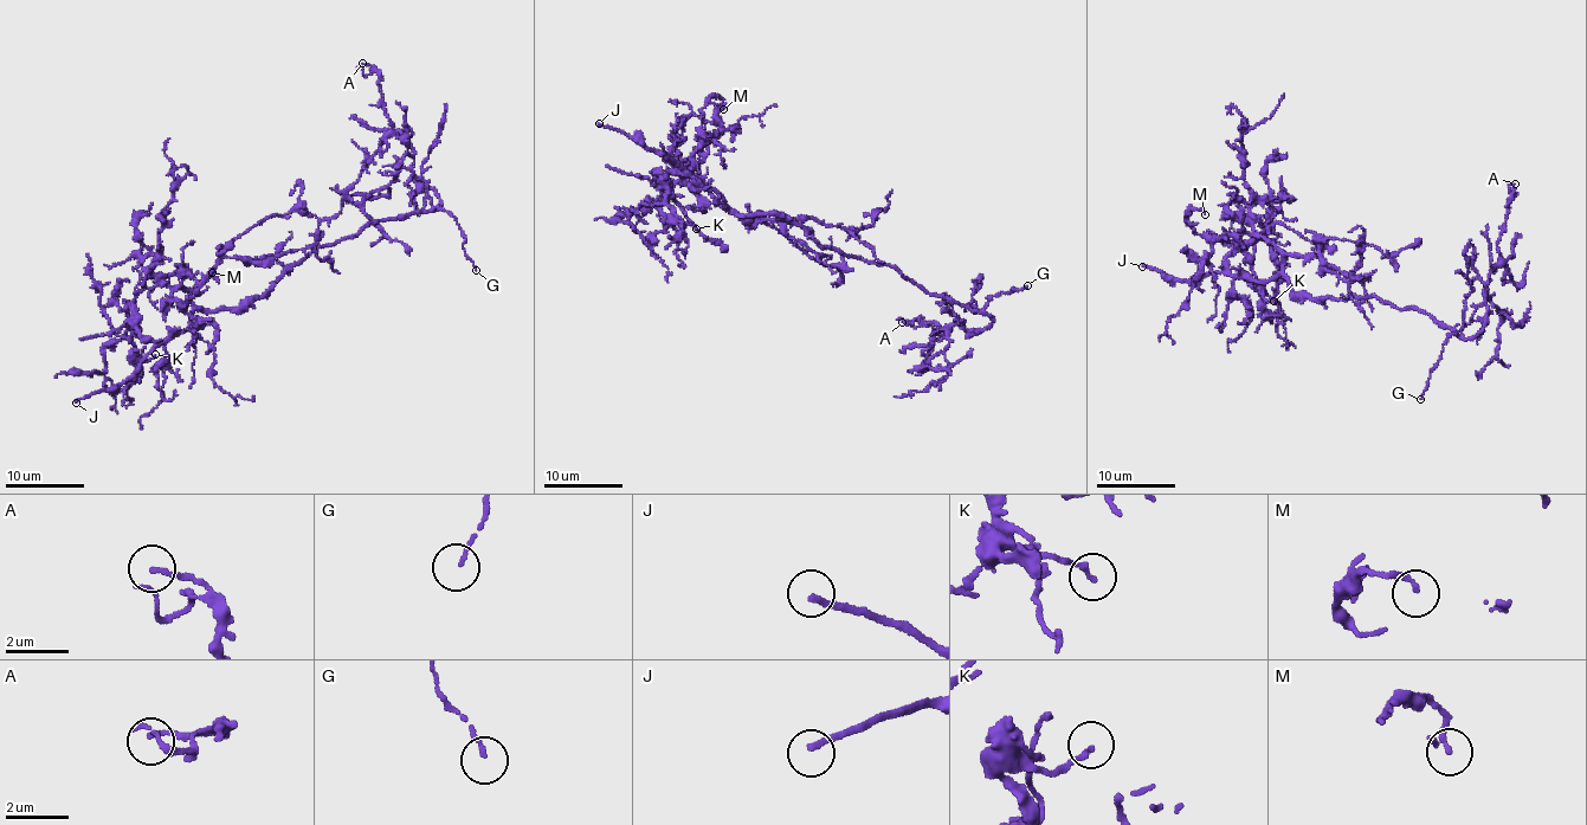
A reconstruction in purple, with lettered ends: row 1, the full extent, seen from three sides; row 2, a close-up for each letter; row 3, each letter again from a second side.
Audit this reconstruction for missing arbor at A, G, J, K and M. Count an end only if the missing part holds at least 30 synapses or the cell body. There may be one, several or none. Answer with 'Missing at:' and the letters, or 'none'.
Missing at: J

